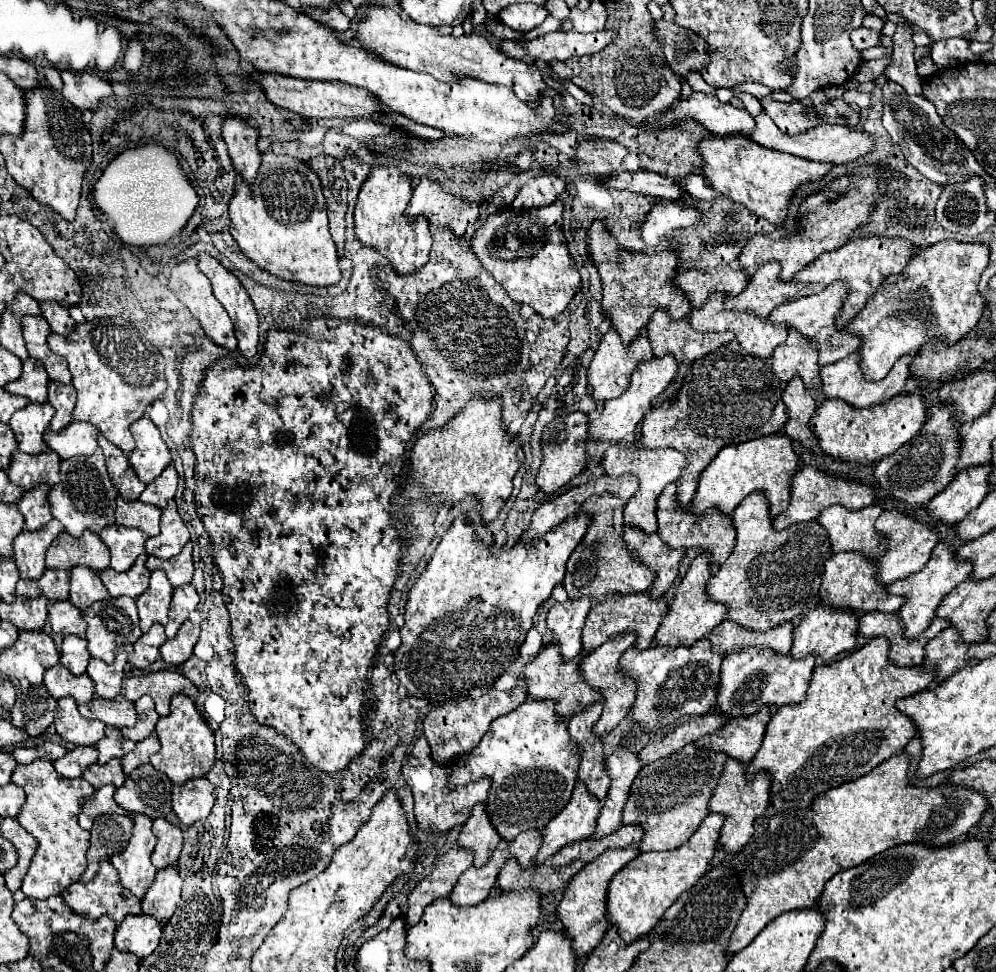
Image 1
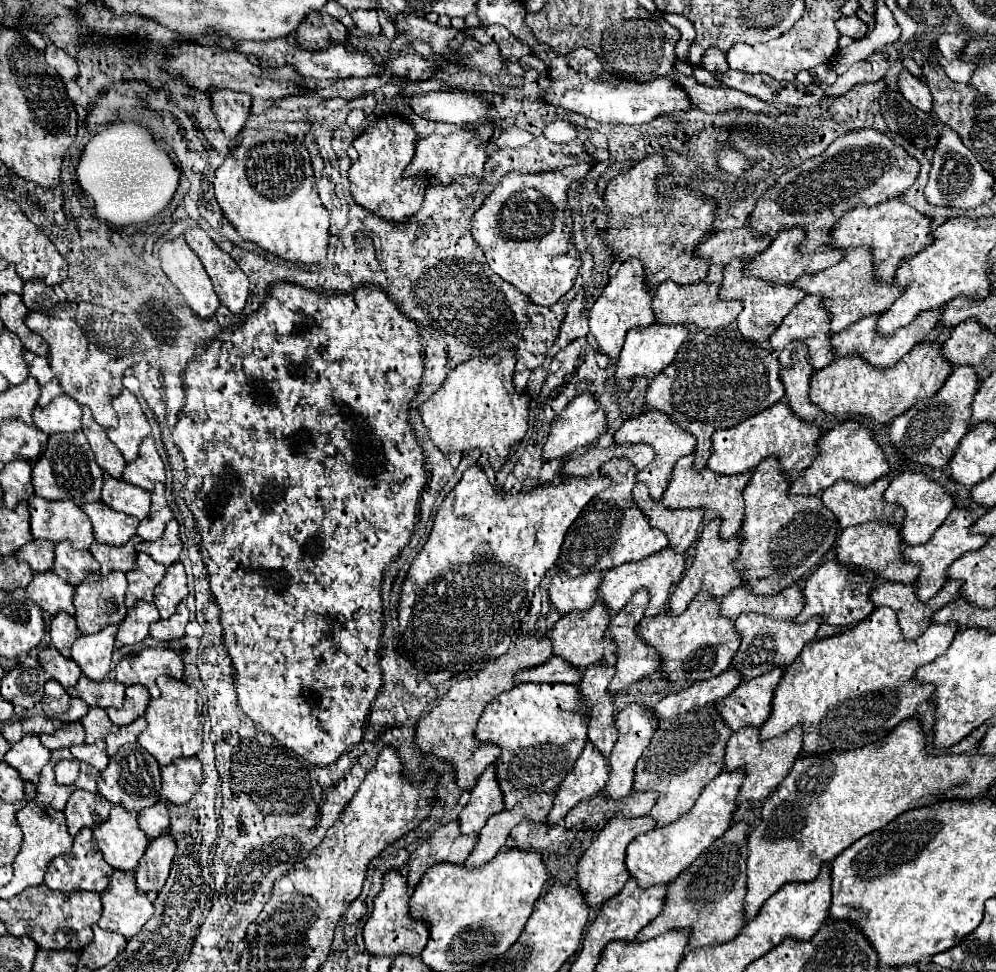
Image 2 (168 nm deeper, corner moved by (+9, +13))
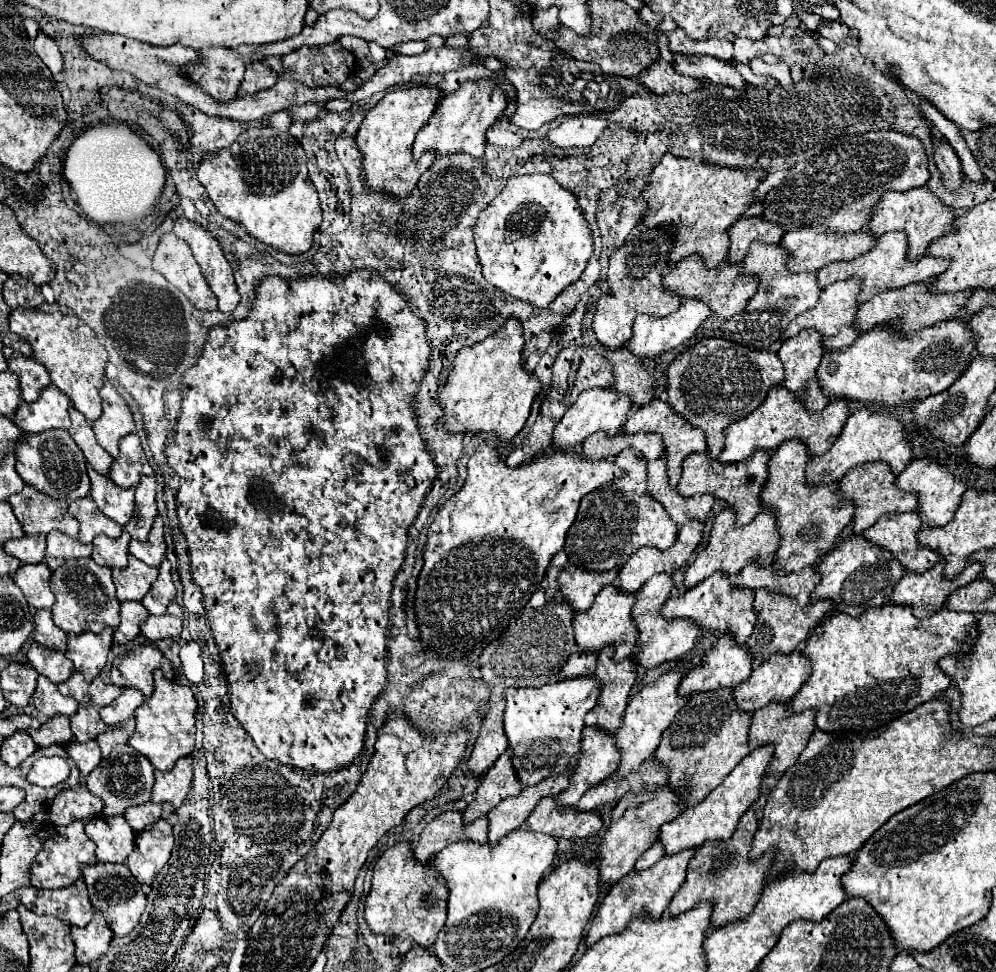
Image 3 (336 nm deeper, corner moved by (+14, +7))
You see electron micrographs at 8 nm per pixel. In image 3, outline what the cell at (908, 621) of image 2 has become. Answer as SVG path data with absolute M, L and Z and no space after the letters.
M938 562L924 574L906 572L896 584L890 600L892 604L910 604L916 618L926 618L946 604L954 590L954 582L956 576L948 580L944 576L944 562Z

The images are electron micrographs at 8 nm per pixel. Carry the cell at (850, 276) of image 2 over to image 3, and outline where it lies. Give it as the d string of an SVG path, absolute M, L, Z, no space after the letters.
M888 232L878 238L878 244L870 252L866 252L854 260L842 260L842 262L832 262L832 264L824 266L818 272L818 284L824 288L838 280L848 280L852 276L860 276L864 280L862 292L860 292L860 302L866 302L880 292L886 292L890 288L900 288L900 286L906 286L912 282L928 280L932 276L938 276L938 272L944 272L944 268L948 268L948 260L936 260L934 256L922 256L920 260L908 260L906 250L908 250L908 238L904 236L904 232Z

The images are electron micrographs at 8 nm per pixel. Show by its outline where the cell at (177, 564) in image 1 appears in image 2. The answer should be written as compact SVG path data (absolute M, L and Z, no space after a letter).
M177 520L169 522L169 526L165 528L165 532L163 532L163 536L159 540L155 540L155 542L139 542L135 546L135 550L149 554L151 558L155 558L163 566L171 566L173 562L177 562L179 556L181 556L181 550L183 550Z

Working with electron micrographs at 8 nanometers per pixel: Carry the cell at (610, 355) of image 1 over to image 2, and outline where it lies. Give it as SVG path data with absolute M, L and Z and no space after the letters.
M631 258L631 260L623 262L617 268L617 272L611 276L603 294L597 298L597 302L593 304L593 308L589 312L591 334L595 336L595 340L599 344L599 352L605 354L611 362L617 362L625 336L631 328L645 328L655 322L655 316L651 310L653 294L649 288L645 288L643 278L645 278L645 274L643 274L643 266L639 260Z

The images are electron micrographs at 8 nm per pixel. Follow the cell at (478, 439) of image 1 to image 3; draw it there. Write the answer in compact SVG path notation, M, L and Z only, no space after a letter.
M510 318L504 320L502 328L494 332L494 336L488 336L486 340L460 350L456 354L448 382L438 392L438 400L444 406L444 420L440 426L462 434L496 432L502 444L510 444L510 440L528 420L532 402L542 390L542 382L524 370L522 348L522 324L520 320Z

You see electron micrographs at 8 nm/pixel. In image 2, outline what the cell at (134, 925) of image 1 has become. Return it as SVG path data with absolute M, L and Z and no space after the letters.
M115 872L111 884L101 894L103 914L99 926L123 934L125 938L135 936L145 922L153 916L153 904L145 894L139 894L135 888L135 876L127 872Z

